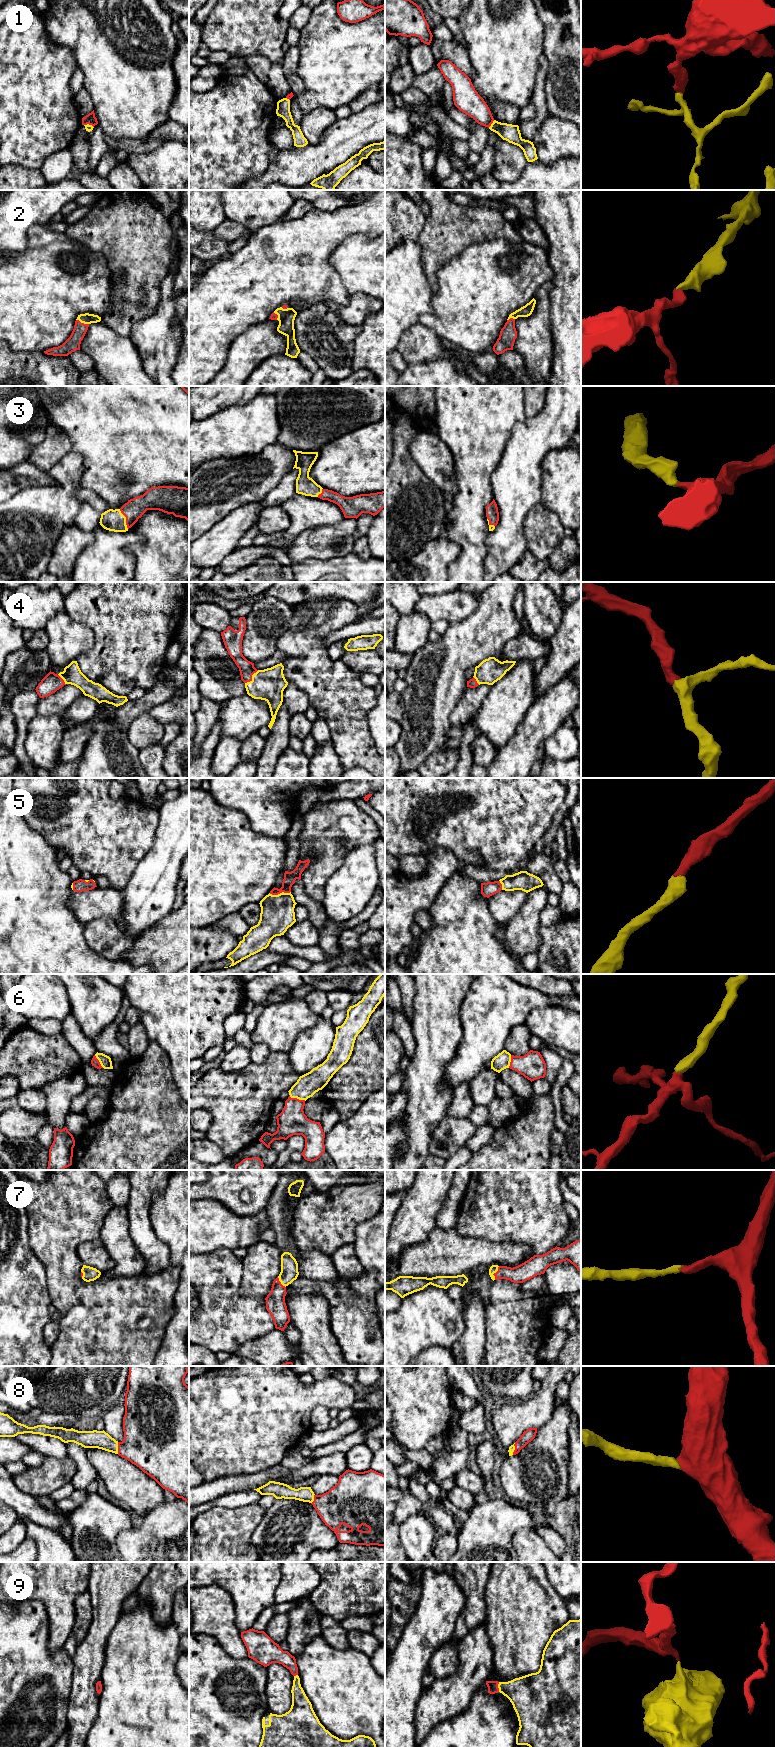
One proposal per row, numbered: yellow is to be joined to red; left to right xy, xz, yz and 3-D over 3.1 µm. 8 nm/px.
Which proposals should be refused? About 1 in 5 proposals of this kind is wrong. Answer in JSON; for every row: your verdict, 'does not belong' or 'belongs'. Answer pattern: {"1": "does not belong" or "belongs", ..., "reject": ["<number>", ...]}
{"1": "does not belong", "2": "belongs", "3": "belongs", "4": "belongs", "5": "belongs", "6": "belongs", "7": "belongs", "8": "belongs", "9": "belongs", "reject": ["1"]}

